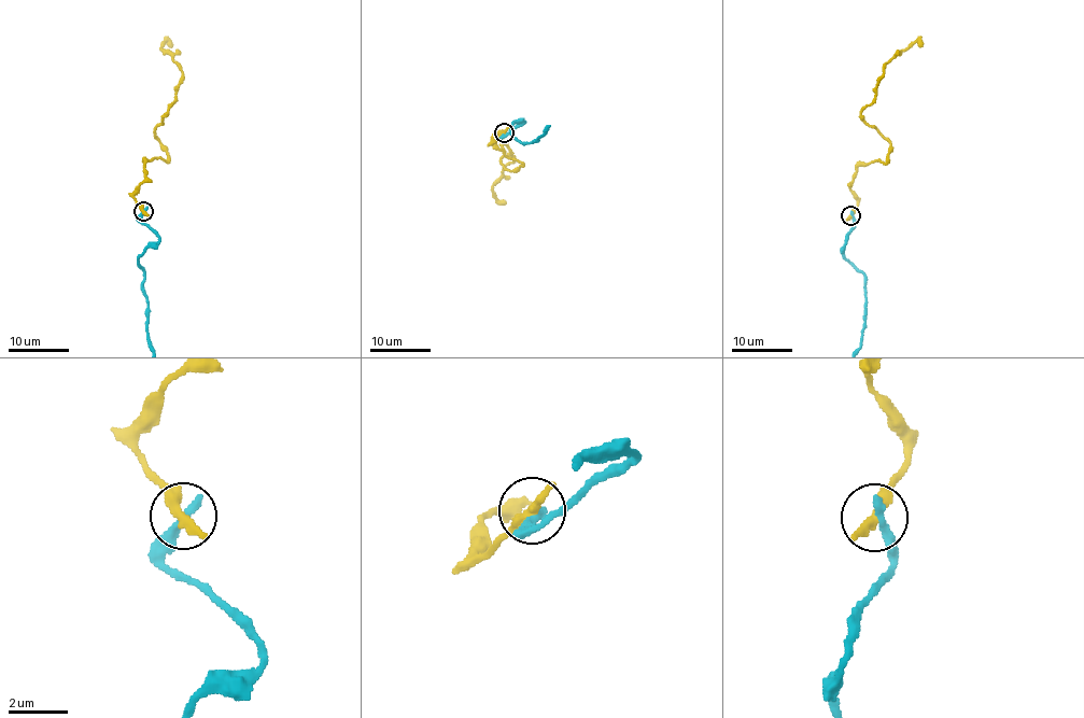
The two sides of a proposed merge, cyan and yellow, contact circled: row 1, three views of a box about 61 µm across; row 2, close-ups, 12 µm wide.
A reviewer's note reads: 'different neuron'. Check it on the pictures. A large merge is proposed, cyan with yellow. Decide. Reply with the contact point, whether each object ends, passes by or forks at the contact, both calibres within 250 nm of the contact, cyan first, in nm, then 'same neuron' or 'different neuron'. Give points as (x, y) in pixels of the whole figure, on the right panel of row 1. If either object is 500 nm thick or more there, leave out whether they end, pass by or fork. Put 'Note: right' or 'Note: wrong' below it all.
(850, 215) | cyan ends | yellow ends | 360/480 nm | different neuron
Note: right

